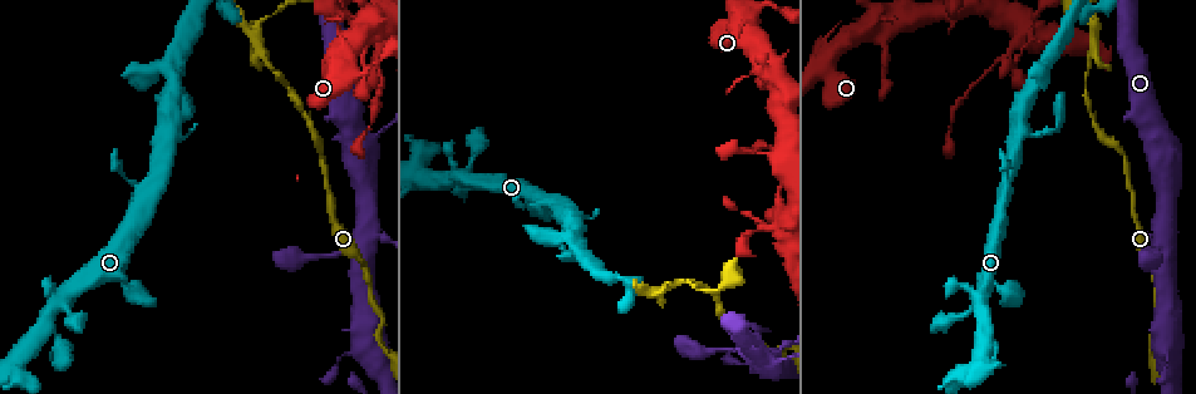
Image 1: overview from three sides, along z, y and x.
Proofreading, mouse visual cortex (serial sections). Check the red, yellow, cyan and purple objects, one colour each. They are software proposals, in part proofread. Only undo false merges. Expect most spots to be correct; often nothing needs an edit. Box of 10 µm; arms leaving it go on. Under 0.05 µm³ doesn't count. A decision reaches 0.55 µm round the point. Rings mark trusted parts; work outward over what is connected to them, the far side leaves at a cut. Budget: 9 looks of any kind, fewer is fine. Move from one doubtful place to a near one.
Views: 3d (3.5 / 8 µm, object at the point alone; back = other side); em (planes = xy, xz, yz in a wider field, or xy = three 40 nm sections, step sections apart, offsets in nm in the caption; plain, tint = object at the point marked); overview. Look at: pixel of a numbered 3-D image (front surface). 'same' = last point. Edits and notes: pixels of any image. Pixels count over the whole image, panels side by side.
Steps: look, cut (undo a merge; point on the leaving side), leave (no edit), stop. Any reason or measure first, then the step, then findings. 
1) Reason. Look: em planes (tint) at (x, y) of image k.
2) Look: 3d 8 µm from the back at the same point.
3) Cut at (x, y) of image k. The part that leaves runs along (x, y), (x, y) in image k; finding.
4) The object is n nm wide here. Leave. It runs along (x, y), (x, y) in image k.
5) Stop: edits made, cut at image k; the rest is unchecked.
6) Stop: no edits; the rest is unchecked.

Abrupt turn. Look: 3d 3.5 µm at (756, 230) of image 1.

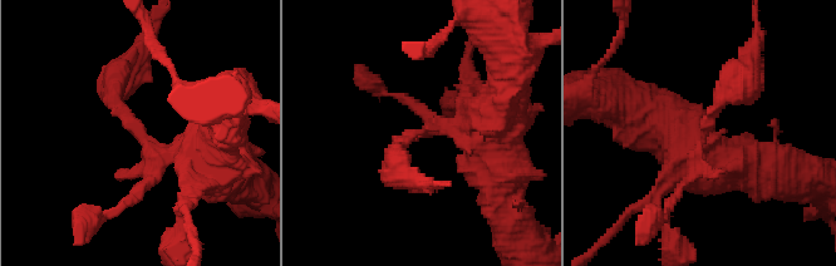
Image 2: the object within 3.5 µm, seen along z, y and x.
The arms are 250, 600 nm wide. Look: em xy step 5 (tint) at (141, 137) of image 2.

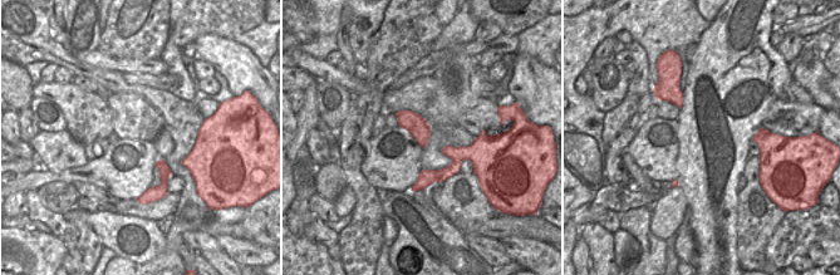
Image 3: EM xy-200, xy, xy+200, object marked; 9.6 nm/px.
Look: em xy step 1 (tint) at the same point.

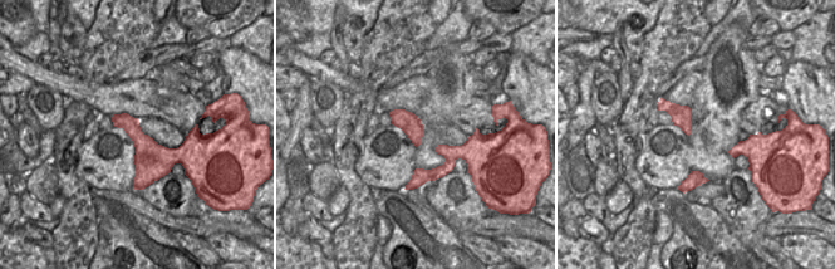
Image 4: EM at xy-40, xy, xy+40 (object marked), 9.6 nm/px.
Cut at (119, 101) of image 2. The part that leaves runs along (141, 136), (114, 97), (137, 85) in image 2; a second cell is stuck on.

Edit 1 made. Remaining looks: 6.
Look: overview.

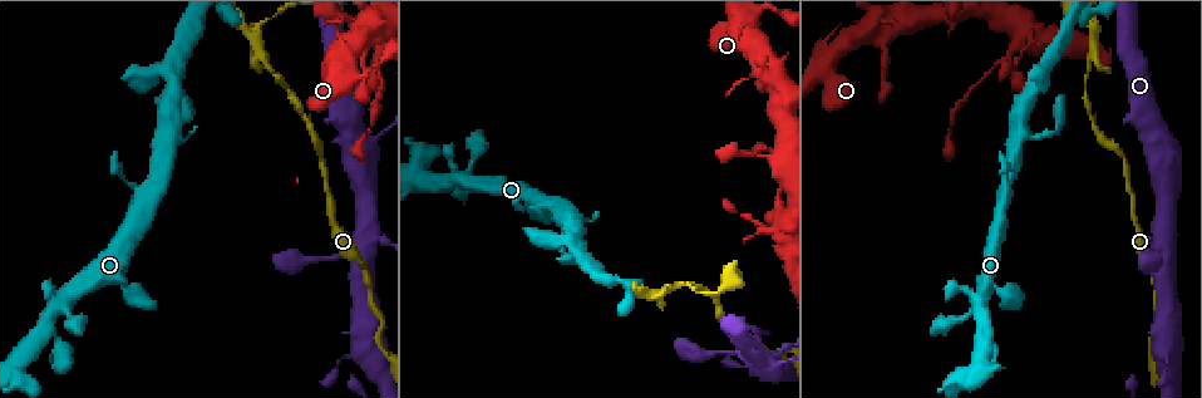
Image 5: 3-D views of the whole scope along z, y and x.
A fork. Look: 3d 3.5 µm at (1092, 36) of image 5.

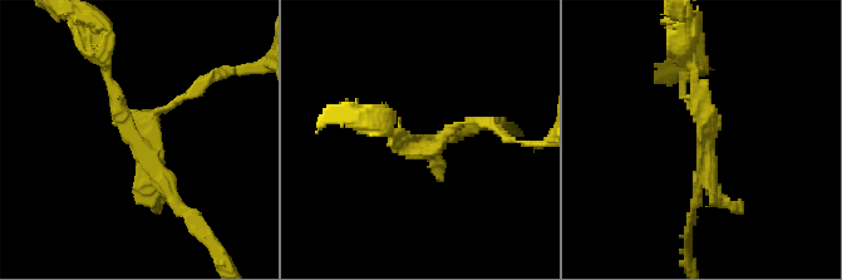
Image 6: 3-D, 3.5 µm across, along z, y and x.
3 arms meet here; the arms are 100, 150, 200 nm wide; need the tissue. Look: em xy step 1 (tint) at (707, 140) of image 6.

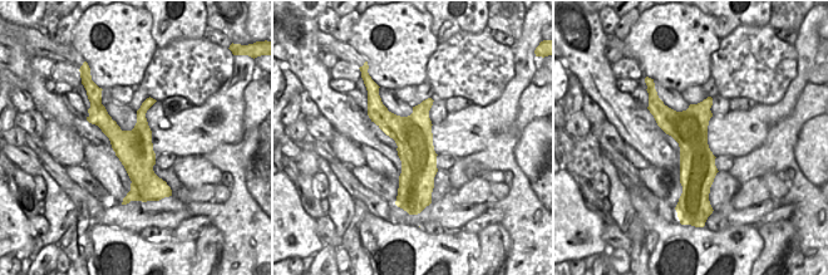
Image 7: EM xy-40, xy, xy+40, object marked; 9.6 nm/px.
Look: em planes (tint) at the same point.

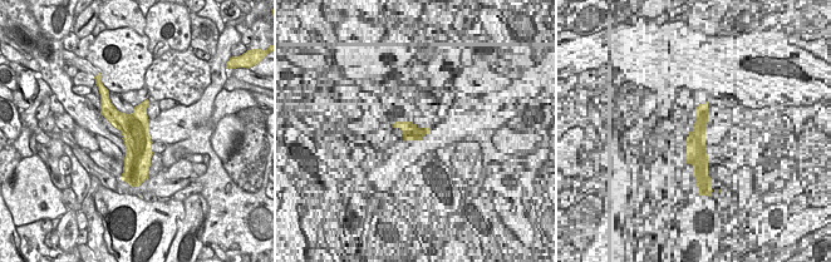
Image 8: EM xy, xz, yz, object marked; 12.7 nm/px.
Leave. It runs along (187, 210), (144, 132), (195, 89) in image 6; one cell here.

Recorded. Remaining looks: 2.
Abrupt turn. Look: 3d 3.5 µm from the back at (1058, 130) of image 5.

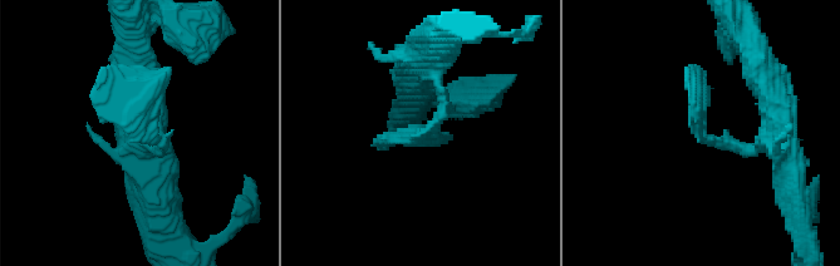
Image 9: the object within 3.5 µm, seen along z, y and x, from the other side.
Look: em xy step 1 (tint) at (432, 128) of image 9.

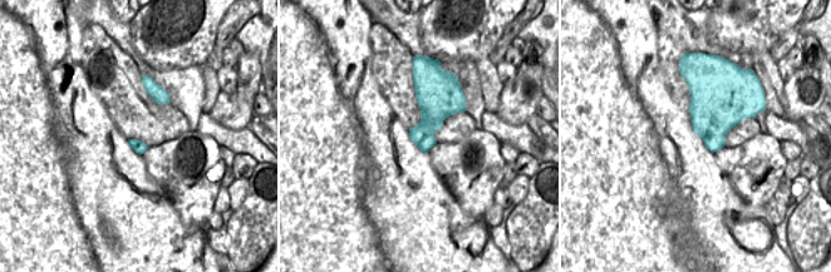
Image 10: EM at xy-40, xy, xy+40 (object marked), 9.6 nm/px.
Leave. It runs along (779, 148), (708, 141), (692, 68) in image 9; all the same cell.

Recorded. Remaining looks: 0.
Stop: edits made, cut at image 2; the rest is unchecked.

